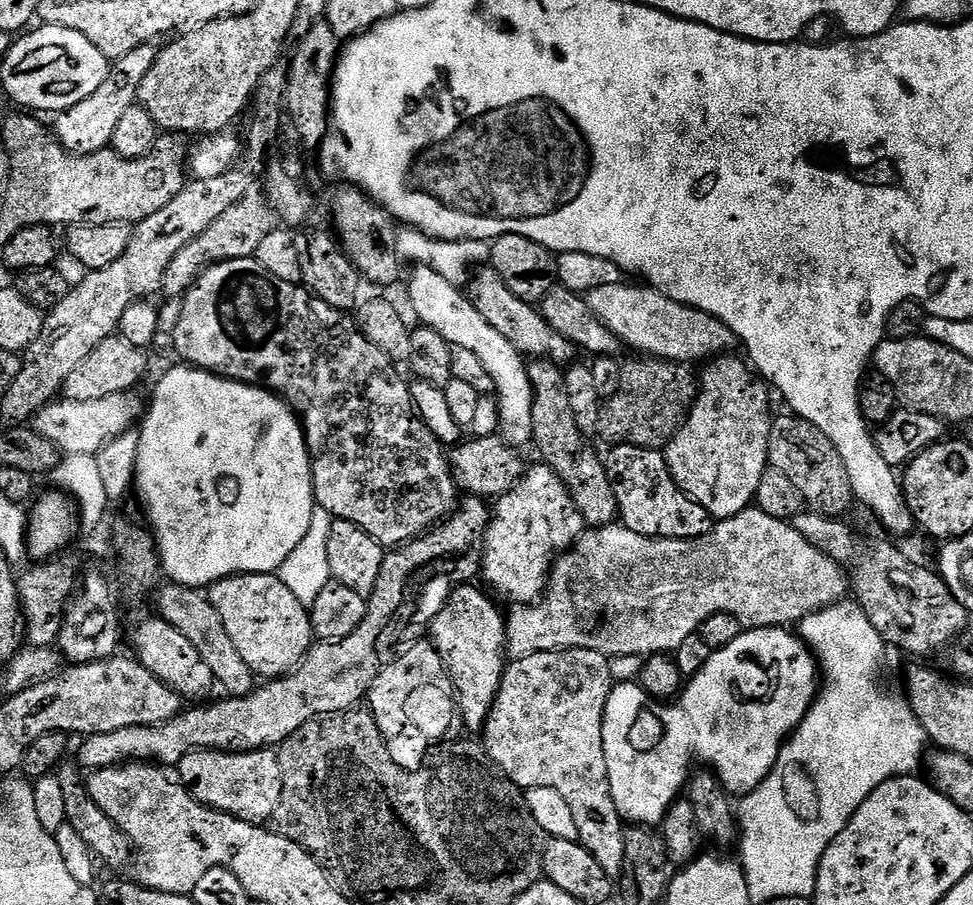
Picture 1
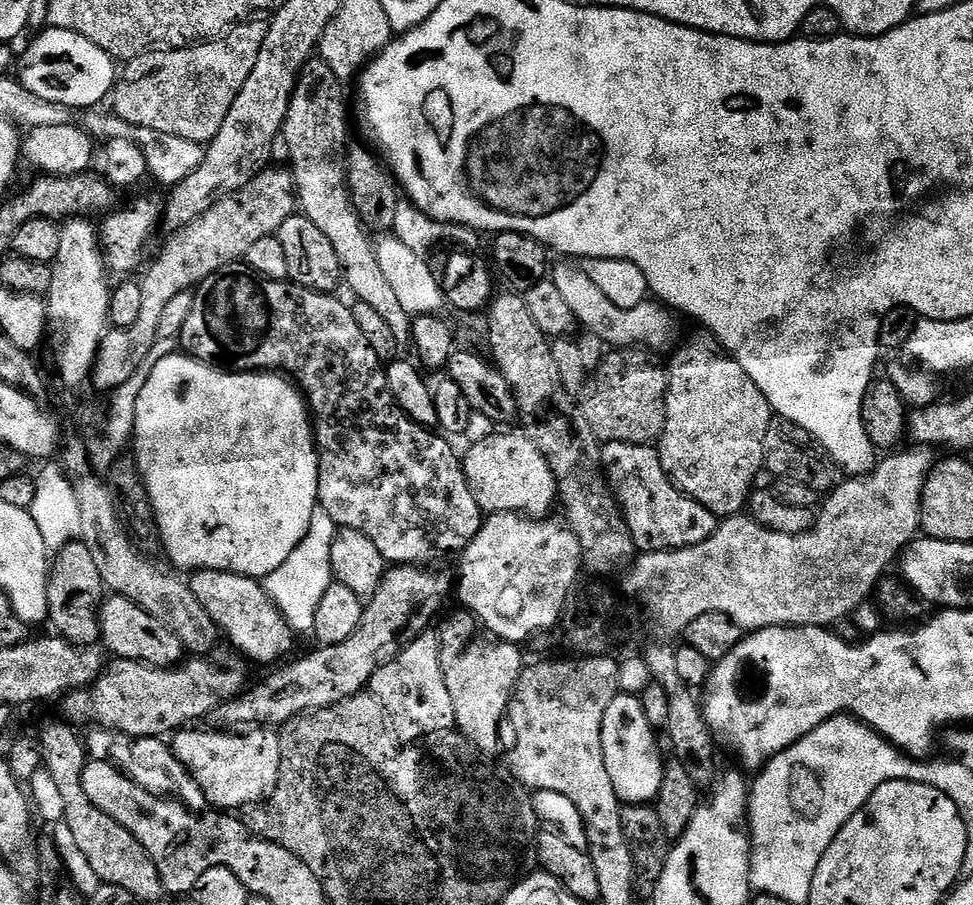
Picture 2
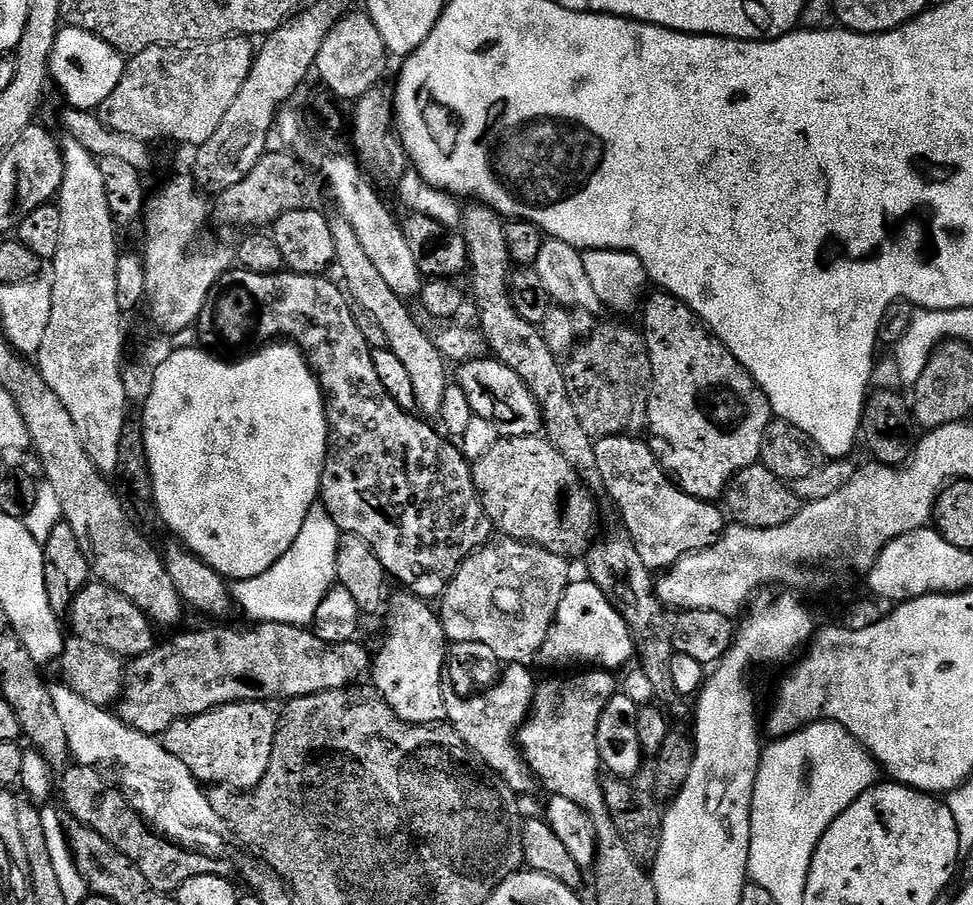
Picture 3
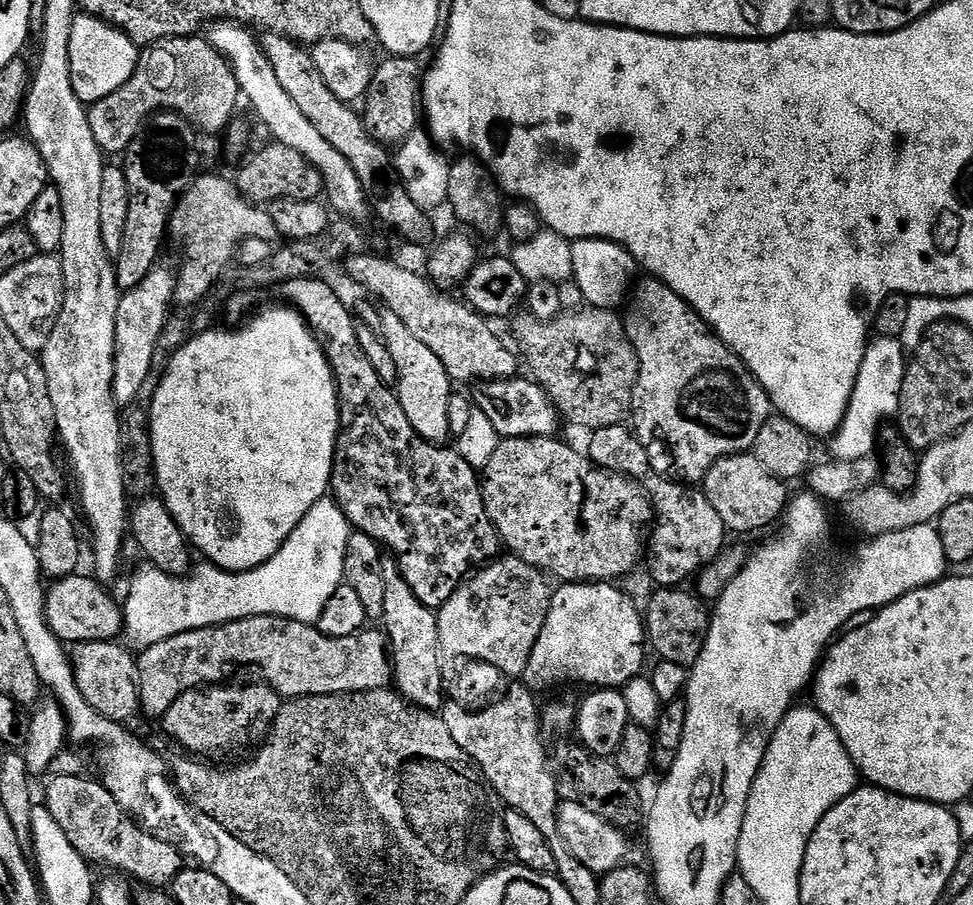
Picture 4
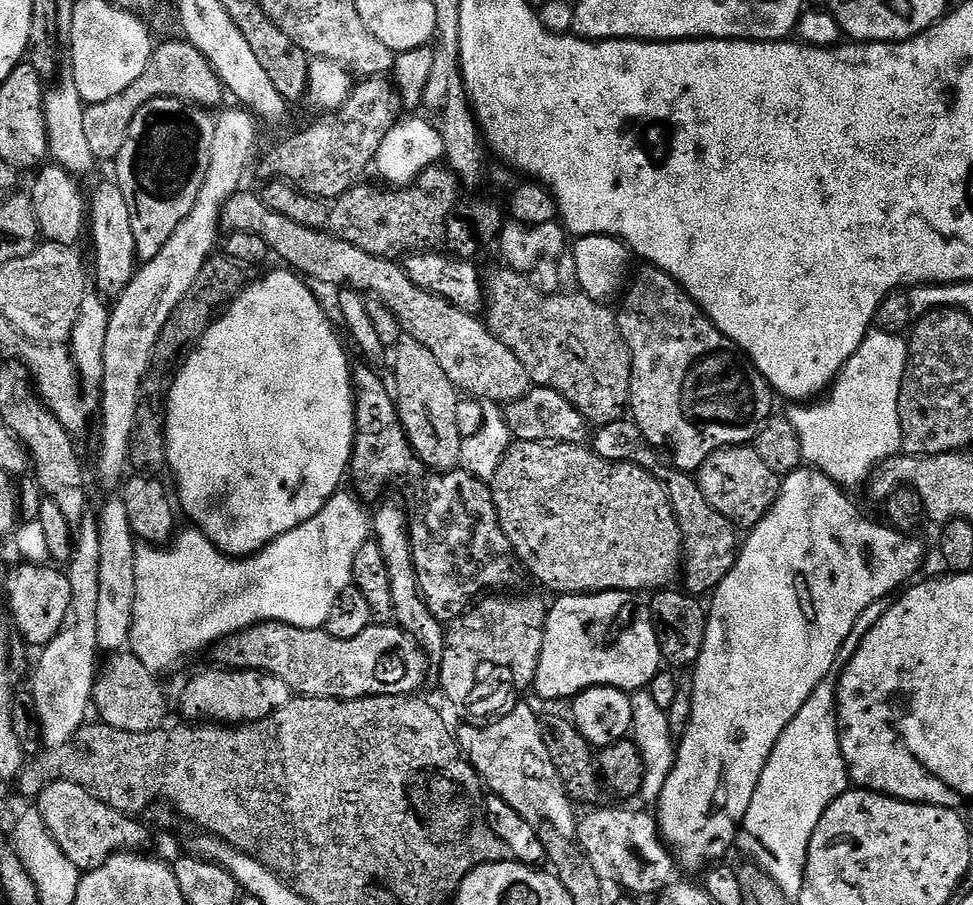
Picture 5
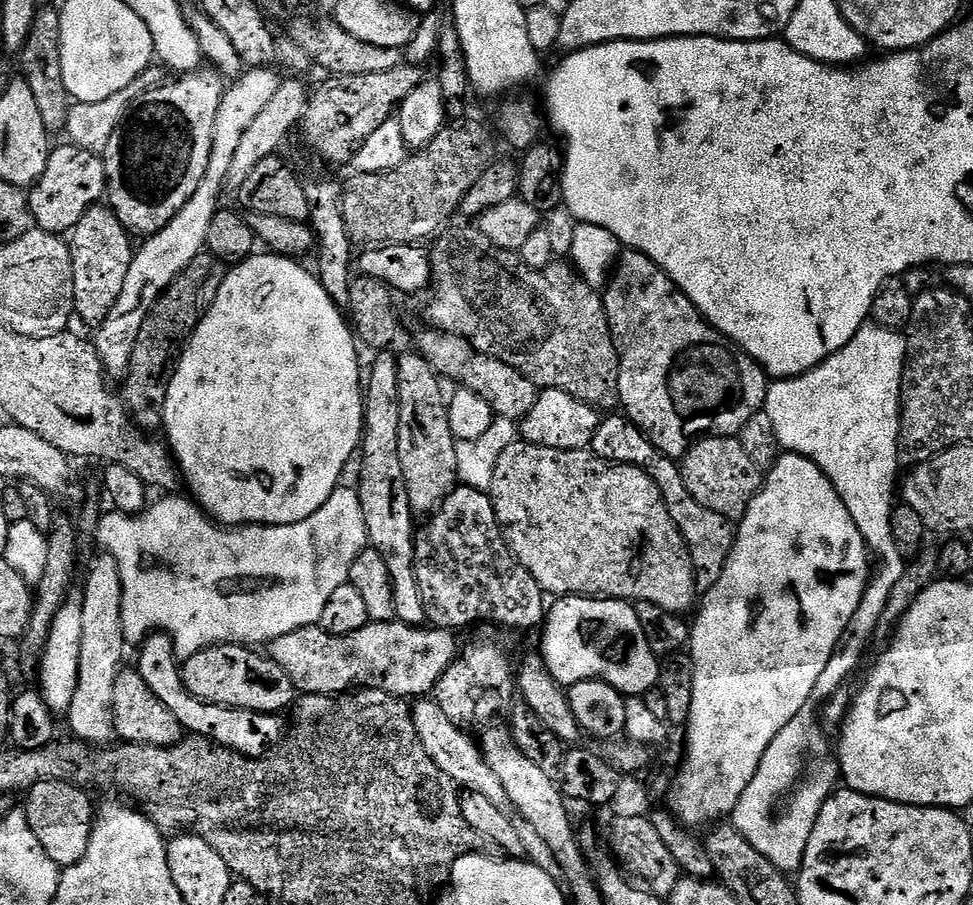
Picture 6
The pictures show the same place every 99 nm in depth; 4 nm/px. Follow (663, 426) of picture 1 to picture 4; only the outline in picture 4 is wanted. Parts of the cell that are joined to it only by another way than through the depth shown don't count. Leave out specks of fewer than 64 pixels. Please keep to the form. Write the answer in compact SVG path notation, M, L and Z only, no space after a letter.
M585 306L580 311L565 312L555 320L527 319L516 328L523 363L524 360L528 363L532 371L529 372L531 379L548 393L561 417L567 423L569 420L587 430L624 424L632 414L634 386L638 382L638 354L626 334L623 319L615 311L591 306Z

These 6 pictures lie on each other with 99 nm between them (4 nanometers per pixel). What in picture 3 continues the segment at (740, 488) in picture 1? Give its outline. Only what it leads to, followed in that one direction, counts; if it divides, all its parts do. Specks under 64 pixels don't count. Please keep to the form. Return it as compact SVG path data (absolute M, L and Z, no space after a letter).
M656 290L653 293L642 304L642 335L652 367L646 432L650 437L652 451L656 453L661 468L673 484L694 498L716 502L723 497L734 474L759 461L766 426L774 419L772 407L768 395L757 386L751 374L700 321L694 310L690 310L690 306L666 291Z

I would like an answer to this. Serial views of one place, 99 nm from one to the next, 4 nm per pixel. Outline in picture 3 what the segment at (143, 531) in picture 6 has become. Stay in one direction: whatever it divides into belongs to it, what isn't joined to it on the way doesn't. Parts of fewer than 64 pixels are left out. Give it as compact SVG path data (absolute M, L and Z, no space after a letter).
M317 502L306 514L306 522L302 522L302 530L298 538L294 538L294 546L290 546L290 550L286 550L286 554L266 570L266 574L238 580L231 585L235 607L241 608L252 622L311 625L314 614L318 614L318 602L322 602L336 584L336 559L341 535L334 518L330 518L323 503Z

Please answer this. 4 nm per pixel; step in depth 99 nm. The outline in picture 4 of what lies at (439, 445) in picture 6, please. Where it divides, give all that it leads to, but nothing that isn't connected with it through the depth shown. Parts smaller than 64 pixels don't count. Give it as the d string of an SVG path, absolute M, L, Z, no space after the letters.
M387 310L381 311L379 335L386 350L390 350L390 358L394 358L396 367L396 383L394 391L400 399L402 410L406 410L406 418L410 418L410 426L424 440L431 444L443 445L444 439L450 436L450 398L454 395L454 381L446 374L446 366L419 338L414 338L410 330L406 330L402 318Z

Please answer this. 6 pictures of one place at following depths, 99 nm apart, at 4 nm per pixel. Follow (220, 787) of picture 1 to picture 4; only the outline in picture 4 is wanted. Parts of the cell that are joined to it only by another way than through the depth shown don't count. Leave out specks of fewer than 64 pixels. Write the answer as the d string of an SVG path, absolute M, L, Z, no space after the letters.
M225 682L184 692L162 717L164 732L197 758L220 758L259 745L280 713L282 697L263 682Z

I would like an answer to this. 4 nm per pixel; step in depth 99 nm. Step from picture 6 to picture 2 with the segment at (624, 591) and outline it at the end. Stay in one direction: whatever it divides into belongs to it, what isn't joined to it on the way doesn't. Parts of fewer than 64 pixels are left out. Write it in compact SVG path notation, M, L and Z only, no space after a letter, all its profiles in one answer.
M496 430L493 431L492 435L482 438L482 442L477 444L468 444L466 450L468 453L463 453L462 463L464 466L464 477L466 482L470 486L470 494L474 494L474 502L478 502L481 512L485 514L491 514L493 512L514 512L517 514L523 514L528 517L530 520L542 520L549 515L548 512L553 507L554 509L558 504L558 493L556 491L556 479L554 478L552 471L550 470L548 463L542 454L538 450L538 446L534 446L534 442L530 442L530 438L524 435L523 431L515 430L516 432L508 432L512 430Z

